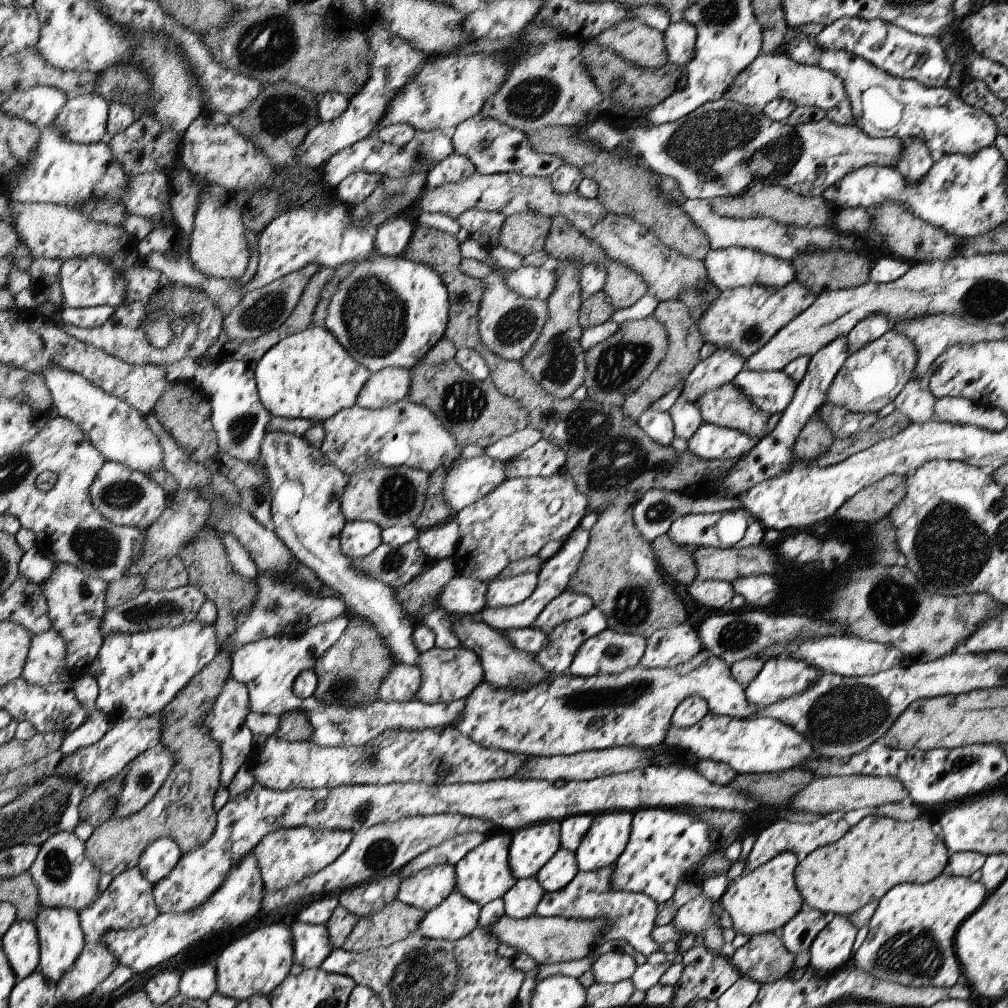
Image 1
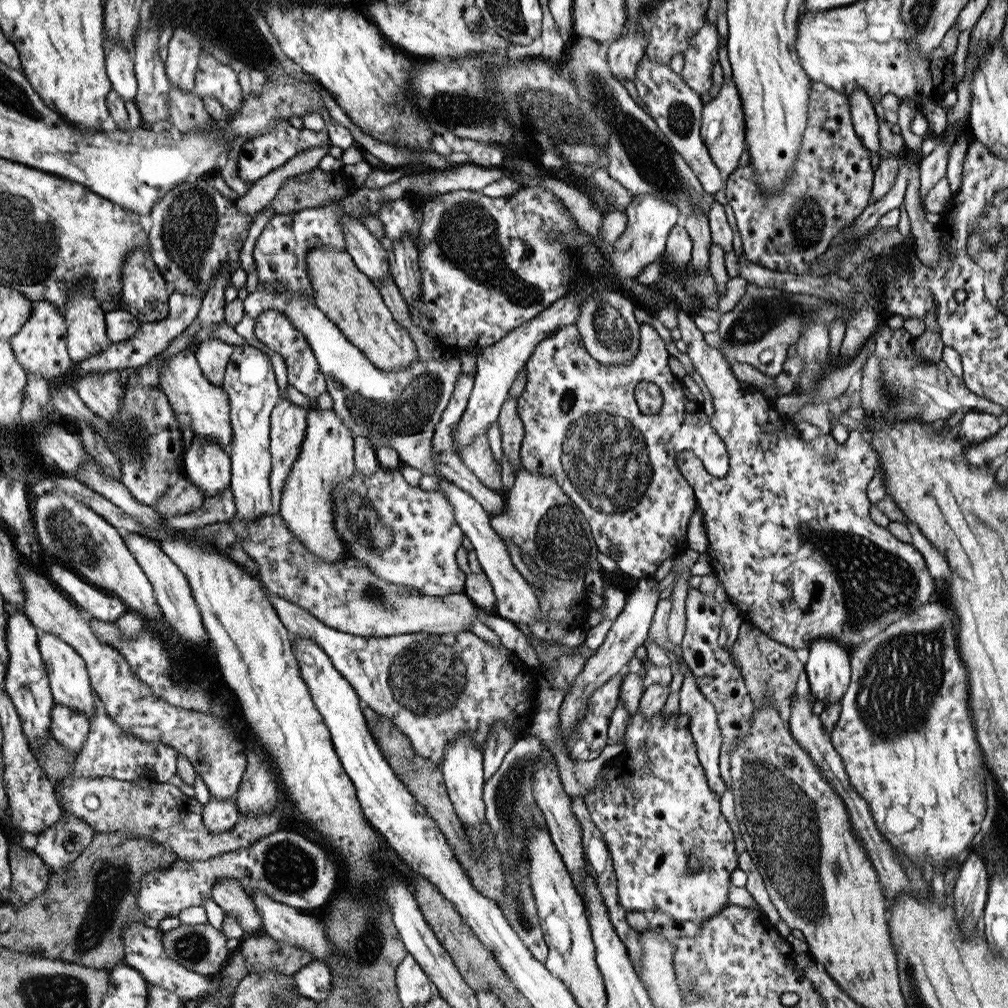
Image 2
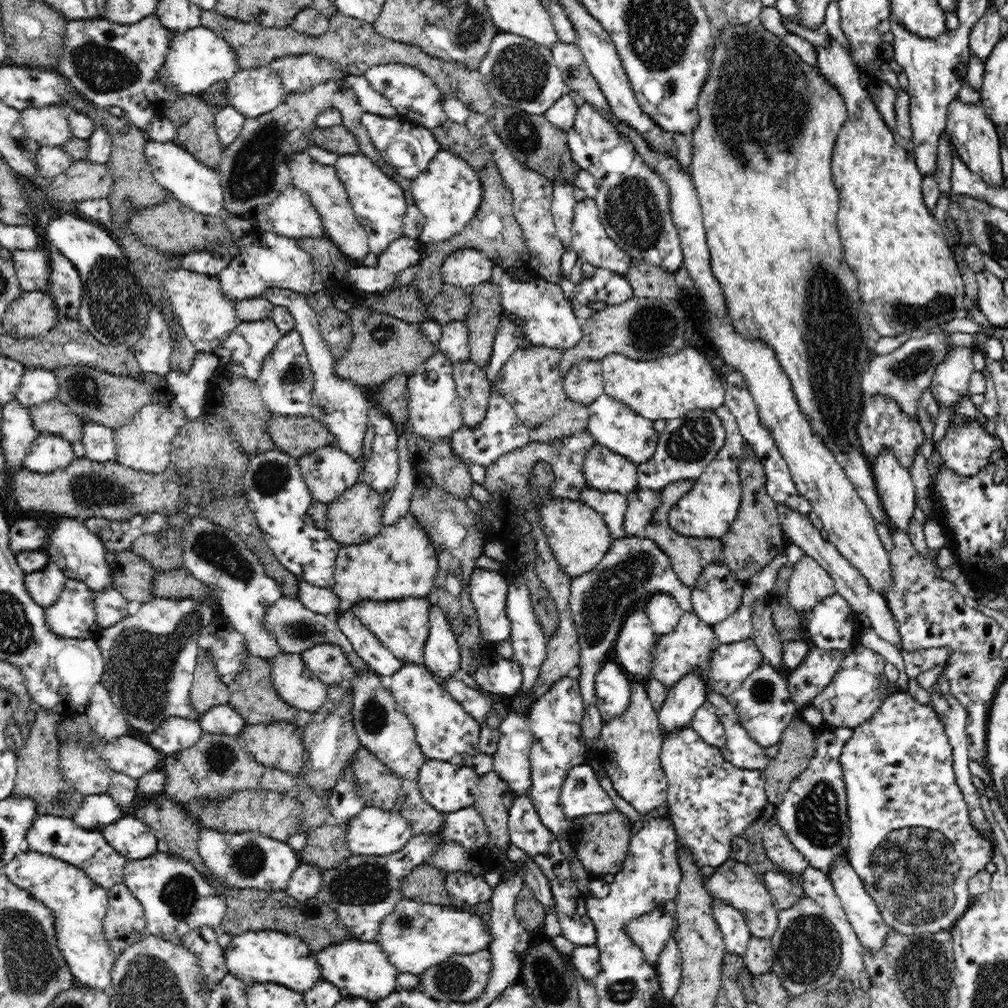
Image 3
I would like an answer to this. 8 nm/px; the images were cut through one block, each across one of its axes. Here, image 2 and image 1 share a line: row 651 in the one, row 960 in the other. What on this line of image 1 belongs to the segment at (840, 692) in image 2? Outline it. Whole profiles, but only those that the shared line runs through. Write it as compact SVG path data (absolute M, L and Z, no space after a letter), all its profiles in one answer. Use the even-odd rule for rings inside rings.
M835 915L810 945L807 966L818 974L831 974L850 963L857 932L858 928L850 924L847 916Z

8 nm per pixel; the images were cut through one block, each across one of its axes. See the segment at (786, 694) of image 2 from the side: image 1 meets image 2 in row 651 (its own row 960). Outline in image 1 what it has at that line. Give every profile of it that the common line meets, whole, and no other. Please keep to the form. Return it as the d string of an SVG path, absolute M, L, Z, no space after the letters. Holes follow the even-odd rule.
M769 932L751 936L730 960L742 976L768 984L778 982L794 968L796 955L784 946L780 932Z

